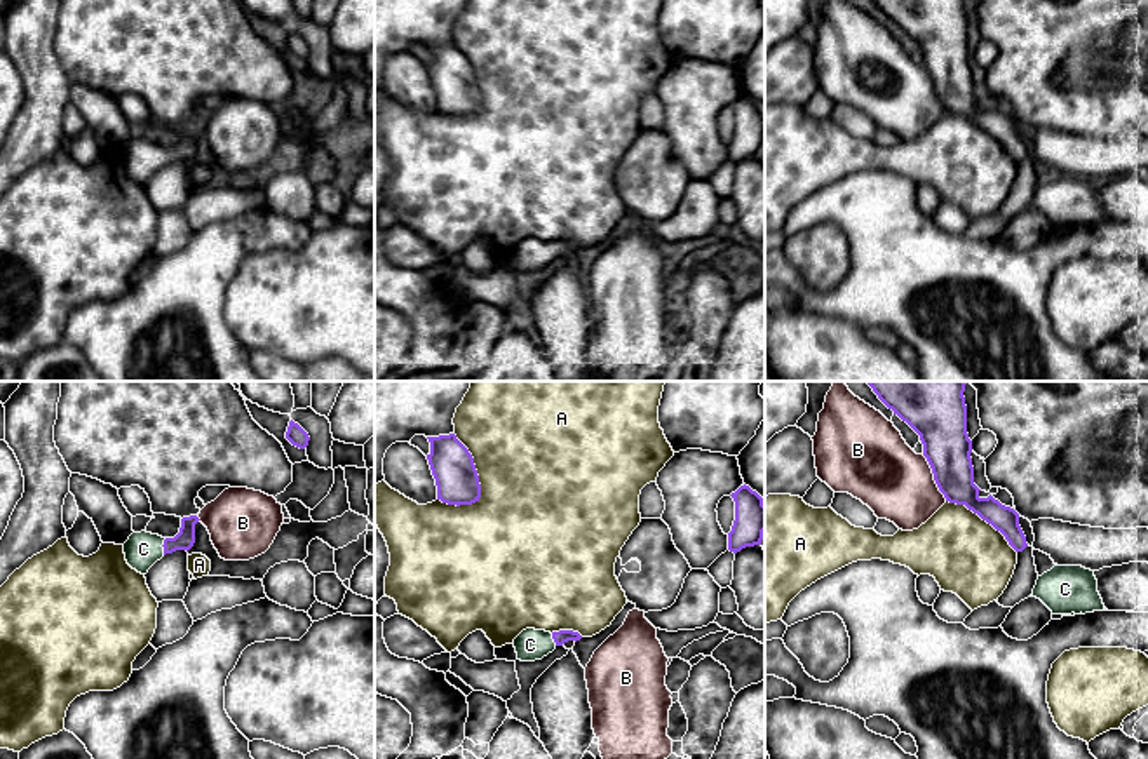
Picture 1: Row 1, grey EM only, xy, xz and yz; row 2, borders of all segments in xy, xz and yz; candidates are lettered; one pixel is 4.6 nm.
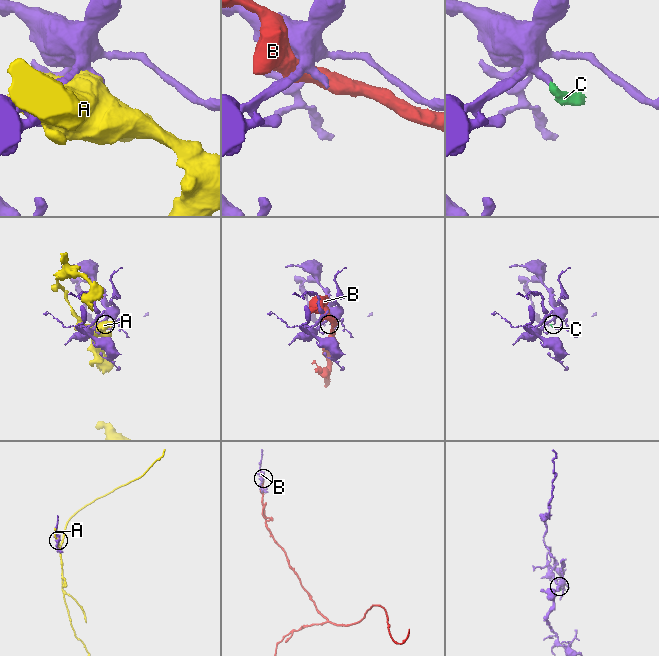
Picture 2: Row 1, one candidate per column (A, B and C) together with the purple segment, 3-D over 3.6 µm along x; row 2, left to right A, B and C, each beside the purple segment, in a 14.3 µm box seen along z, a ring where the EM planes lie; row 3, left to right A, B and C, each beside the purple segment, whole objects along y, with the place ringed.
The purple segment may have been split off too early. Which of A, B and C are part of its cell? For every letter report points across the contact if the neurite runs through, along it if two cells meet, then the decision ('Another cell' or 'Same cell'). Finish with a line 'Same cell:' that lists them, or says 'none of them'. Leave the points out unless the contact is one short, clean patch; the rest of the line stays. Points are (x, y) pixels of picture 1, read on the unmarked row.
A: Another cell
B: Another cell
C: Path across: xy (185, 148), (162, 155), (143, 159). Same cell
Same cell: C

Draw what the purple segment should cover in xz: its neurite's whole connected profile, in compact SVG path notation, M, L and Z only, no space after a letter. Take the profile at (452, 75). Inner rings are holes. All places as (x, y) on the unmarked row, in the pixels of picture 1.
M455 44L427 47L427 64L437 96L437 110L448 115L472 115L481 108L479 85L469 59Z

